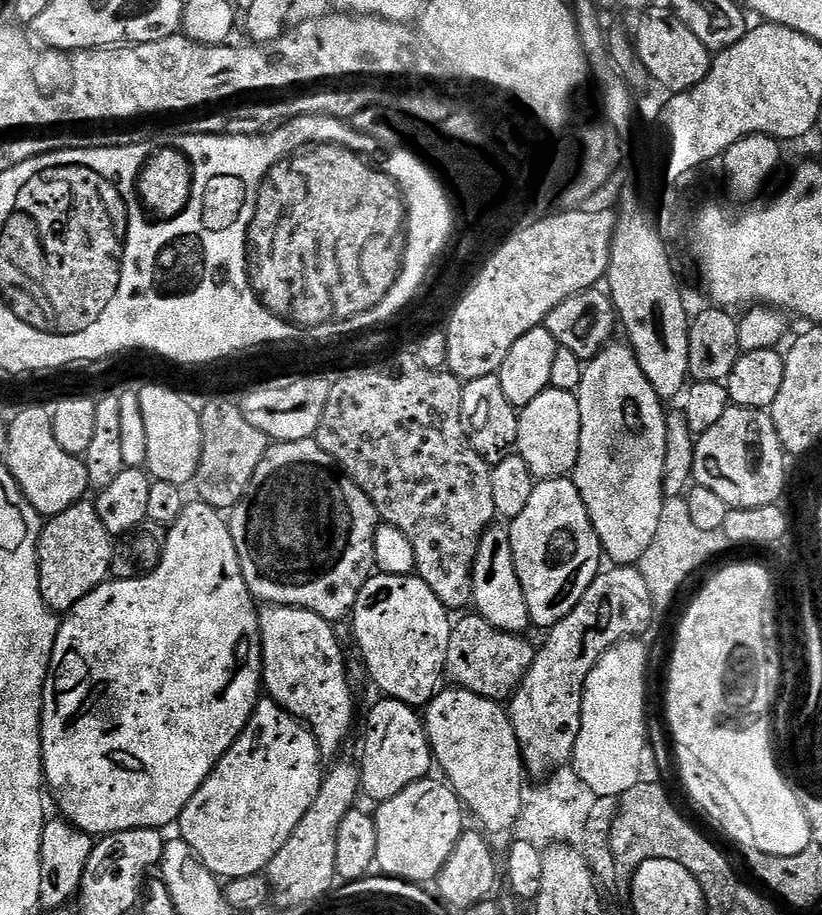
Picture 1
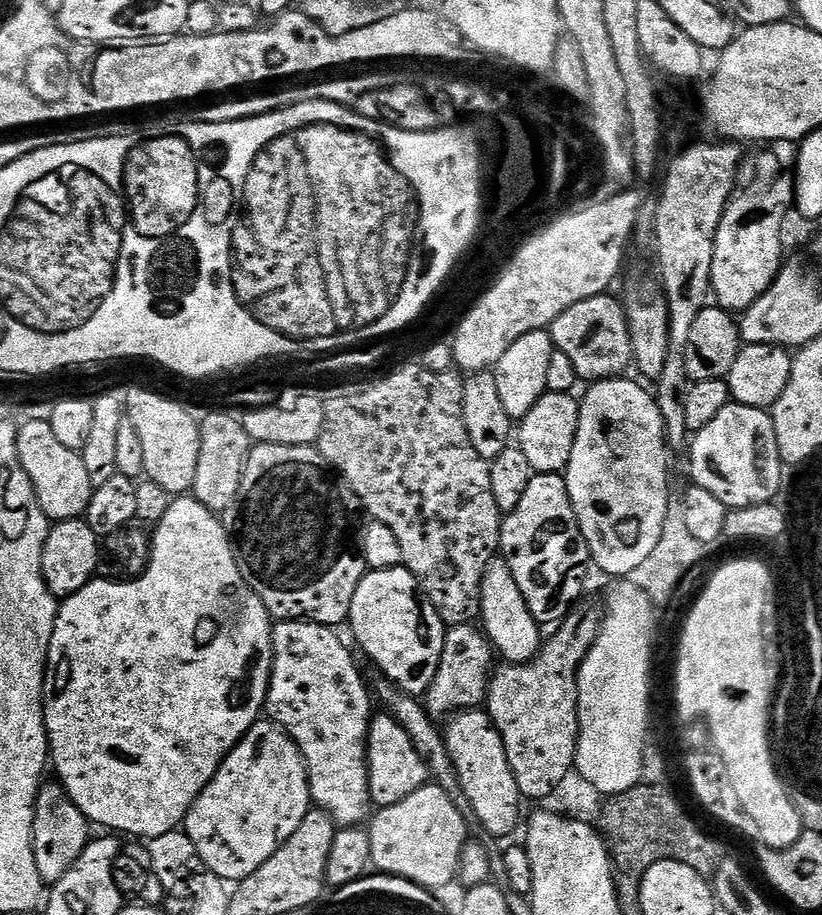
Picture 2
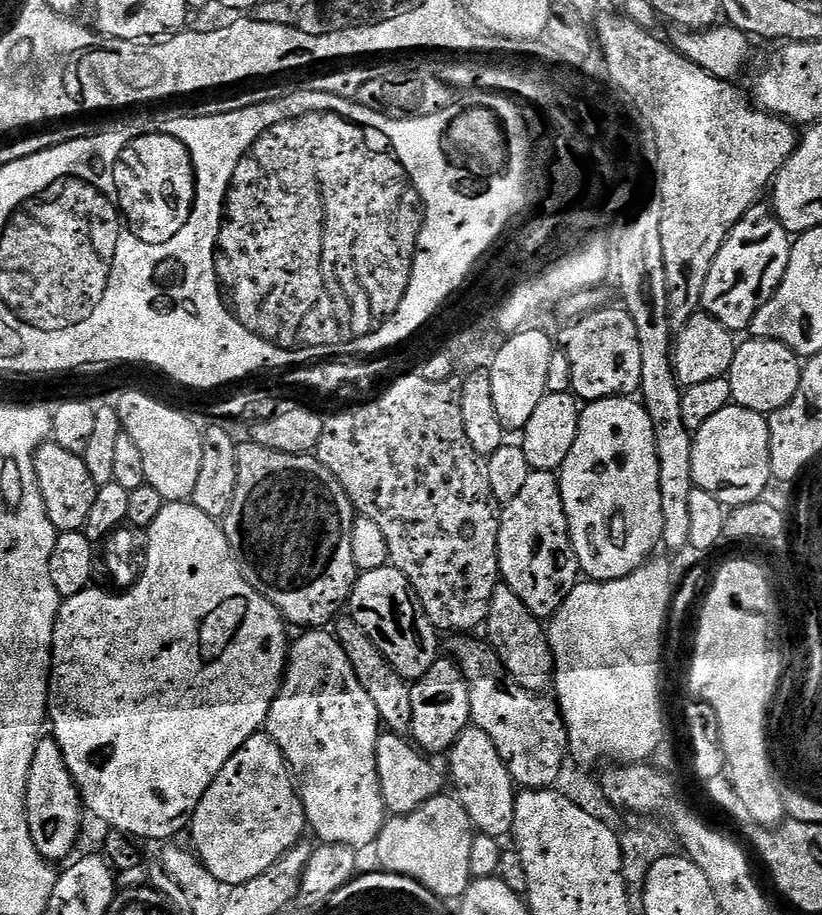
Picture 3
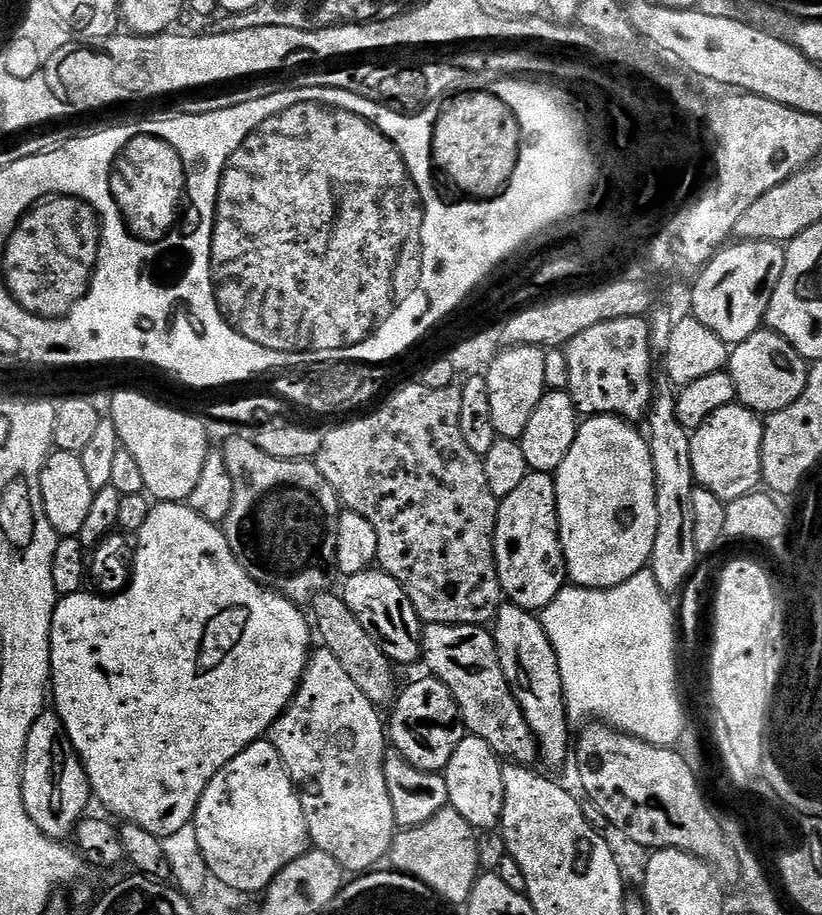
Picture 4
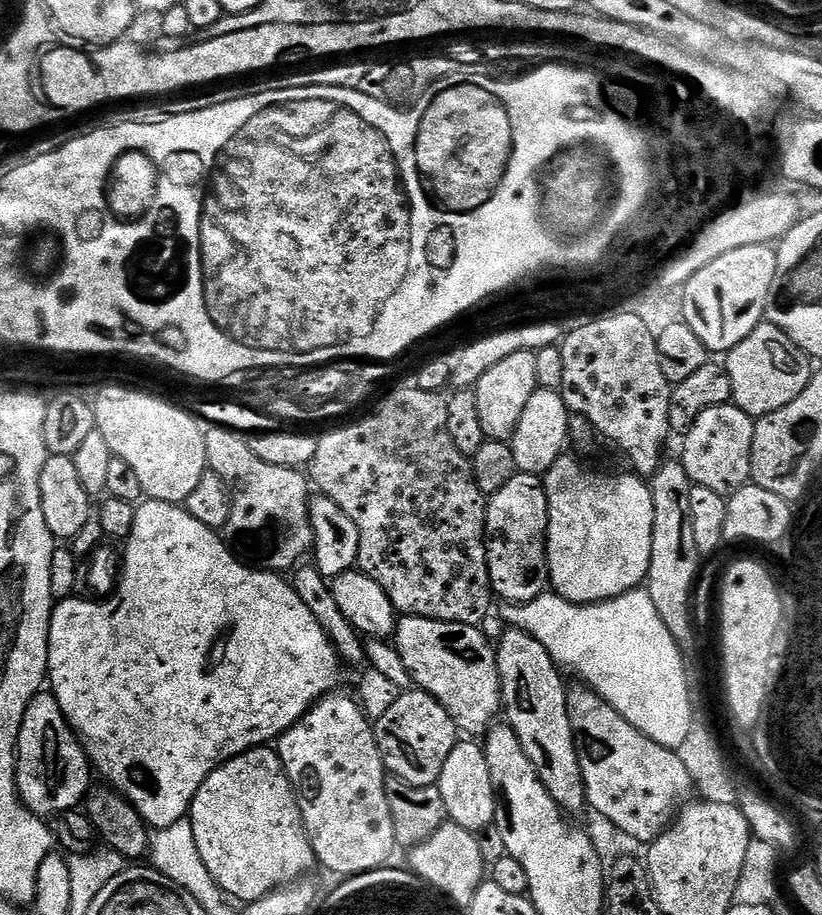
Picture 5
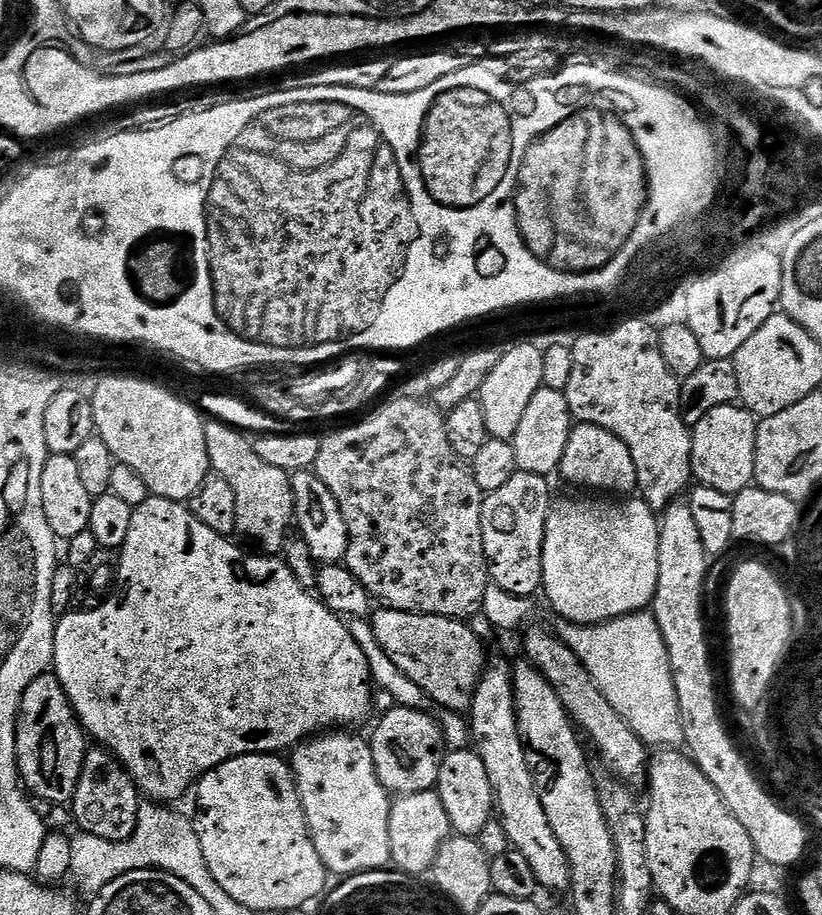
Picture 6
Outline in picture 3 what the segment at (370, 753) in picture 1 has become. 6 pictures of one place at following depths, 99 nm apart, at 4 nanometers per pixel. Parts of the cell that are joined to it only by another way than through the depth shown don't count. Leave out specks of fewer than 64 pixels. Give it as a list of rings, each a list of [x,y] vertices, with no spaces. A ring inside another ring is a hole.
[[[381,731],[378,738],[378,782],[382,786],[382,802],[385,813],[392,816],[405,816],[418,806],[430,802],[430,798],[445,791],[446,776],[431,764],[429,757],[416,746],[411,739],[396,732]]]

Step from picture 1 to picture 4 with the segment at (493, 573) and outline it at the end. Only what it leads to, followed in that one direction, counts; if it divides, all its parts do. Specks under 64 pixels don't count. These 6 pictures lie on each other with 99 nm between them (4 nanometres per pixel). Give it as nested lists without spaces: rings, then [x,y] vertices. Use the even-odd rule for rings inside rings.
[[[511,602],[501,603],[496,611],[494,621],[494,635],[496,638],[496,653],[502,666],[502,674],[506,674],[506,682],[530,726],[540,751],[539,759],[545,760],[550,767],[556,770],[563,769],[567,756],[570,753],[570,736],[568,740],[568,708],[564,705],[564,691],[562,690],[562,674],[558,670],[558,658],[554,654],[554,646],[546,634],[541,617],[527,612]]]

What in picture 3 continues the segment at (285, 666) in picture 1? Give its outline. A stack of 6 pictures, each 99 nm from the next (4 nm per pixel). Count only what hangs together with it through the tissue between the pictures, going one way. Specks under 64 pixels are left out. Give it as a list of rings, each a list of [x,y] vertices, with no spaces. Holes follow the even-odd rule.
[[[304,630],[299,635],[300,637],[297,640],[295,637],[291,641],[288,649],[288,666],[284,669],[284,680],[280,683],[278,694],[270,706],[266,731],[270,738],[274,738],[274,742],[278,742],[278,750],[282,750],[282,754],[286,758],[288,769],[292,771],[292,779],[296,782],[296,793],[300,795],[300,801],[304,807],[304,819],[310,832],[317,836],[317,841],[320,844],[350,846],[357,850],[371,849],[375,845],[386,819],[384,803],[382,802],[382,786],[378,782],[378,758],[376,757],[378,738],[382,731],[380,714],[377,707],[374,706],[373,699],[366,694],[361,683],[358,682],[358,677],[354,674],[354,669],[346,656],[346,652],[331,631]]]

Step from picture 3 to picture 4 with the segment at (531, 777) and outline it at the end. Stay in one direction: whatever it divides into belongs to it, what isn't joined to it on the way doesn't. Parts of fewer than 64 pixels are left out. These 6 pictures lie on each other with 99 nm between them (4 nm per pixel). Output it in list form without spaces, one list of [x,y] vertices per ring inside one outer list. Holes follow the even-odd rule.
[[[429,624],[423,629],[421,638],[420,638],[420,647],[422,649],[422,664],[425,664],[429,668],[427,670],[433,677],[441,680],[445,686],[450,690],[450,694],[456,699],[457,706],[460,707],[460,717],[463,720],[465,729],[471,735],[482,738],[482,742],[486,742],[486,746],[490,746],[490,750],[494,750],[497,756],[503,758],[505,761],[522,764],[525,766],[532,766],[537,763],[540,751],[536,745],[536,739],[534,734],[530,730],[530,726],[526,722],[526,718],[522,714],[522,710],[518,706],[518,702],[514,698],[514,694],[510,690],[510,686],[506,682],[506,674],[502,674],[502,666],[500,665],[500,659],[496,653],[496,638],[495,635],[487,627],[478,625],[478,624]]]

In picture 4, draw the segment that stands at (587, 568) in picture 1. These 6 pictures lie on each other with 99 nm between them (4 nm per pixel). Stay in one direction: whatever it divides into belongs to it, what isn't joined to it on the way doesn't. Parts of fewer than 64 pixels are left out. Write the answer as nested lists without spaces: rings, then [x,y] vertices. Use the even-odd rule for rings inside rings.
[[[528,471],[526,479],[513,492],[500,501],[496,519],[496,573],[500,579],[501,593],[511,603],[533,614],[543,613],[554,598],[566,586],[568,571],[564,568],[564,555],[560,541],[560,523],[558,522],[558,498],[556,481],[549,473]]]

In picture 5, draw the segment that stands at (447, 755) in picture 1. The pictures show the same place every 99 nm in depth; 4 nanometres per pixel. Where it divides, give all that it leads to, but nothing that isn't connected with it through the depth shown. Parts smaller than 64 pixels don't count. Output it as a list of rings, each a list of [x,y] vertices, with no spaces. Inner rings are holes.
[[[464,738],[456,743],[450,756],[446,760],[446,764],[442,769],[440,781],[438,783],[440,793],[442,794],[442,802],[446,802],[446,810],[448,811],[448,820],[451,823],[462,826],[471,832],[481,832],[486,826],[496,823],[496,805],[498,803],[498,793],[494,782],[490,778],[490,766],[486,763],[486,754],[483,747],[475,739]]]

